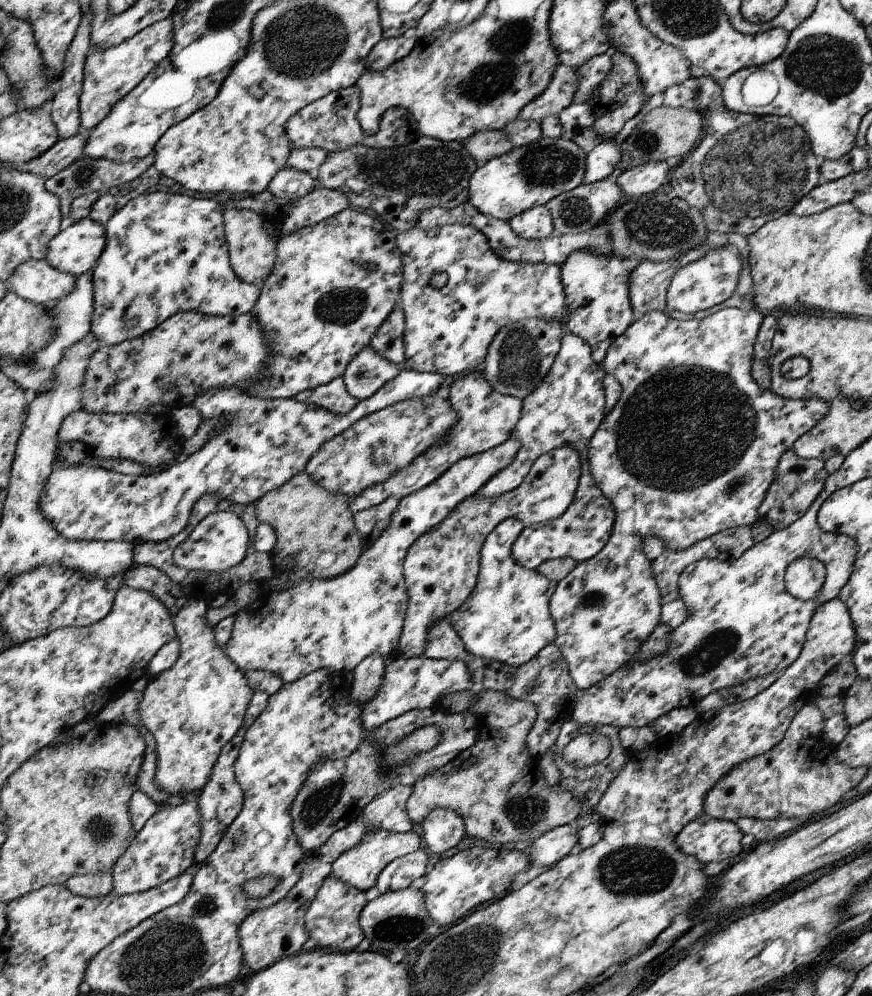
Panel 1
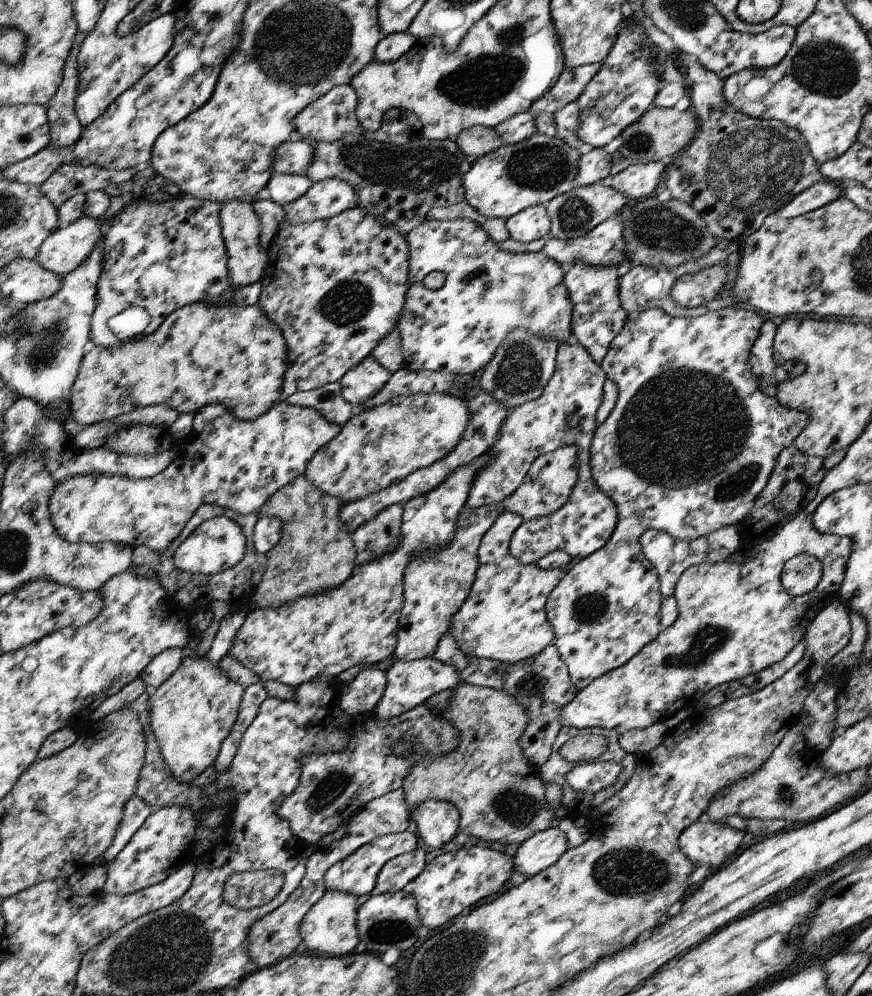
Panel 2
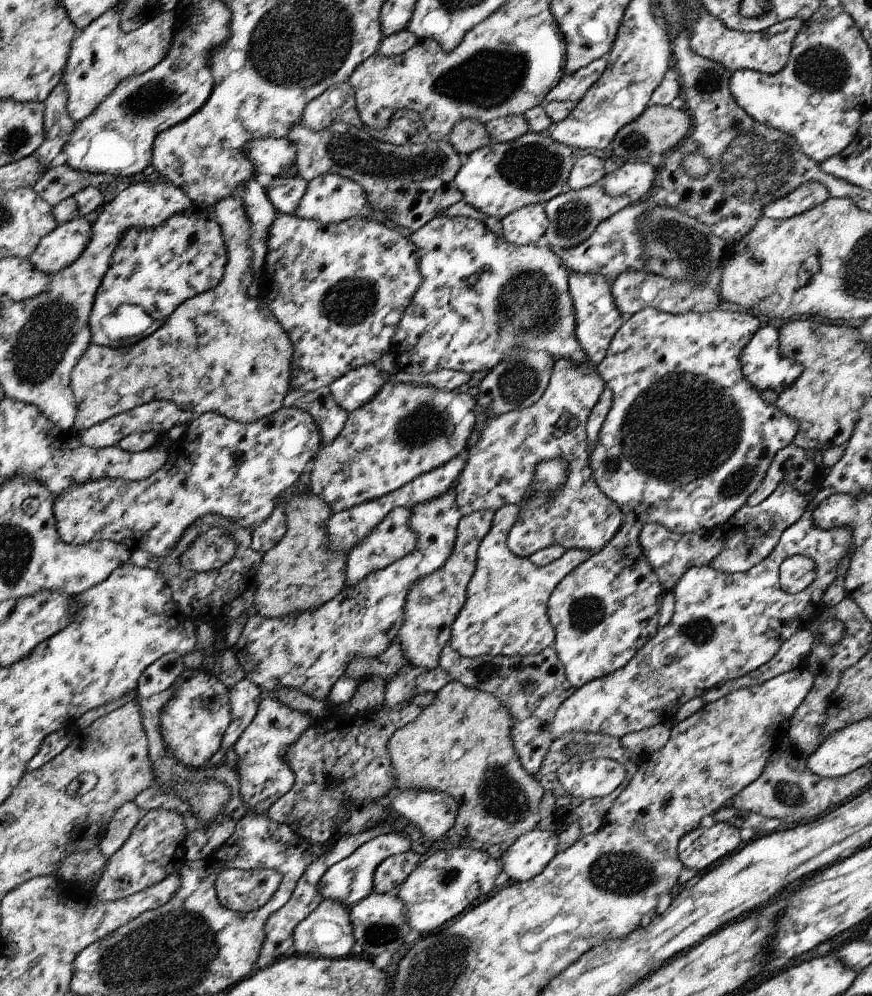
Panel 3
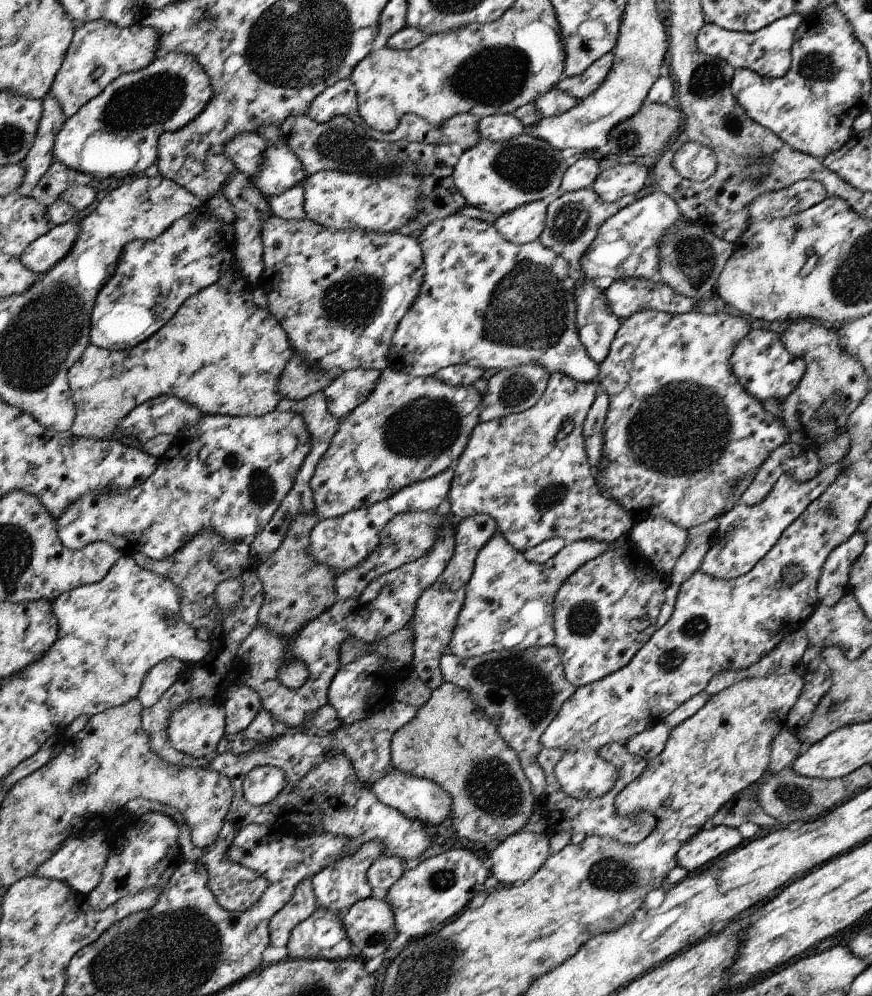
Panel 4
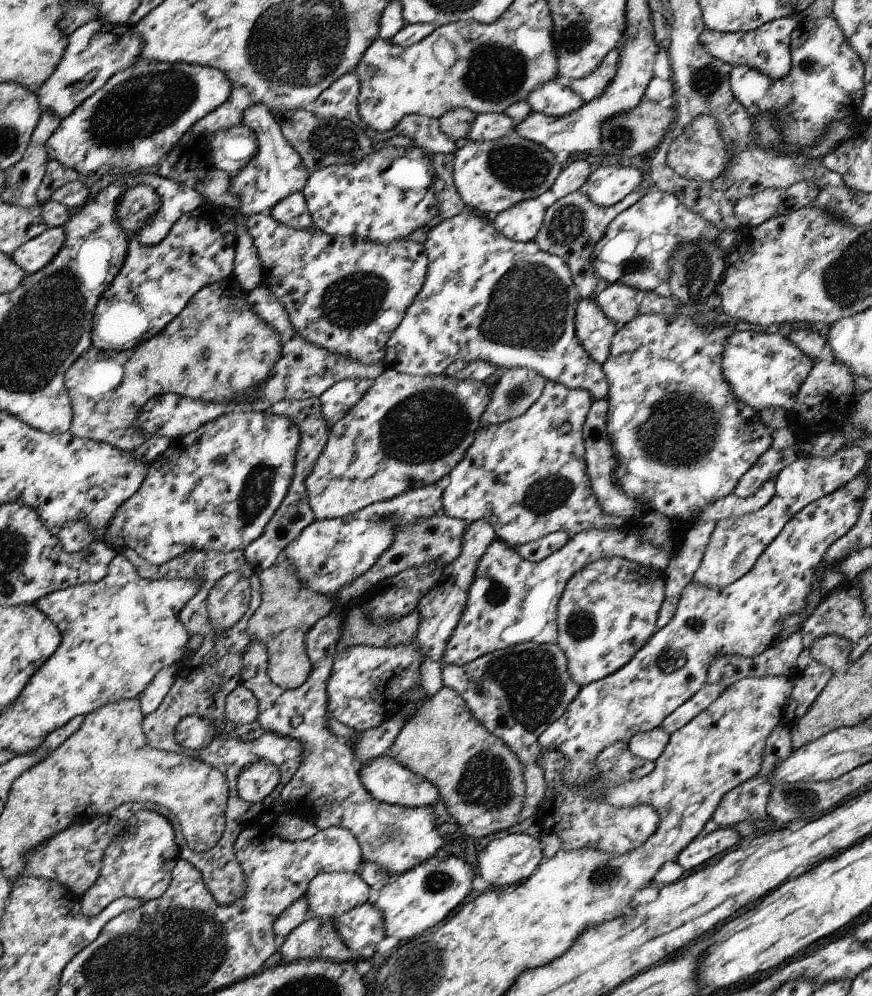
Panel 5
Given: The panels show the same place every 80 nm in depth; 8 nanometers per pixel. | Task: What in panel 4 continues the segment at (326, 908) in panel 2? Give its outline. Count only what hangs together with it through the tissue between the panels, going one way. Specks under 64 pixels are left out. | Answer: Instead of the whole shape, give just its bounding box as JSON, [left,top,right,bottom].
[289,907,351,959]

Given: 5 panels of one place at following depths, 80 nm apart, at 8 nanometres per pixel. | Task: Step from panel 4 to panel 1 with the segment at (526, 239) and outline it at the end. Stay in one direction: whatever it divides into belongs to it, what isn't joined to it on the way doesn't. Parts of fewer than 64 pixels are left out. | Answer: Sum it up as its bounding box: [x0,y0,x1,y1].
[509,205,555,239]

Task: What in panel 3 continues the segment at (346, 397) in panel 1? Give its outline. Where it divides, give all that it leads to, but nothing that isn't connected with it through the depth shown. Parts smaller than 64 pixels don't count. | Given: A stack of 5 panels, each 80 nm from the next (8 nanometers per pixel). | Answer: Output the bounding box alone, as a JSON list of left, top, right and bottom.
[283,386,349,451]

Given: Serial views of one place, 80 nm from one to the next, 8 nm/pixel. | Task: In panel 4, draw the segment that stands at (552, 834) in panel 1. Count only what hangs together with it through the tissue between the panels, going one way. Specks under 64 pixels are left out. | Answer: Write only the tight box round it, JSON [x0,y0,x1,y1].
[487,831,548,886]

